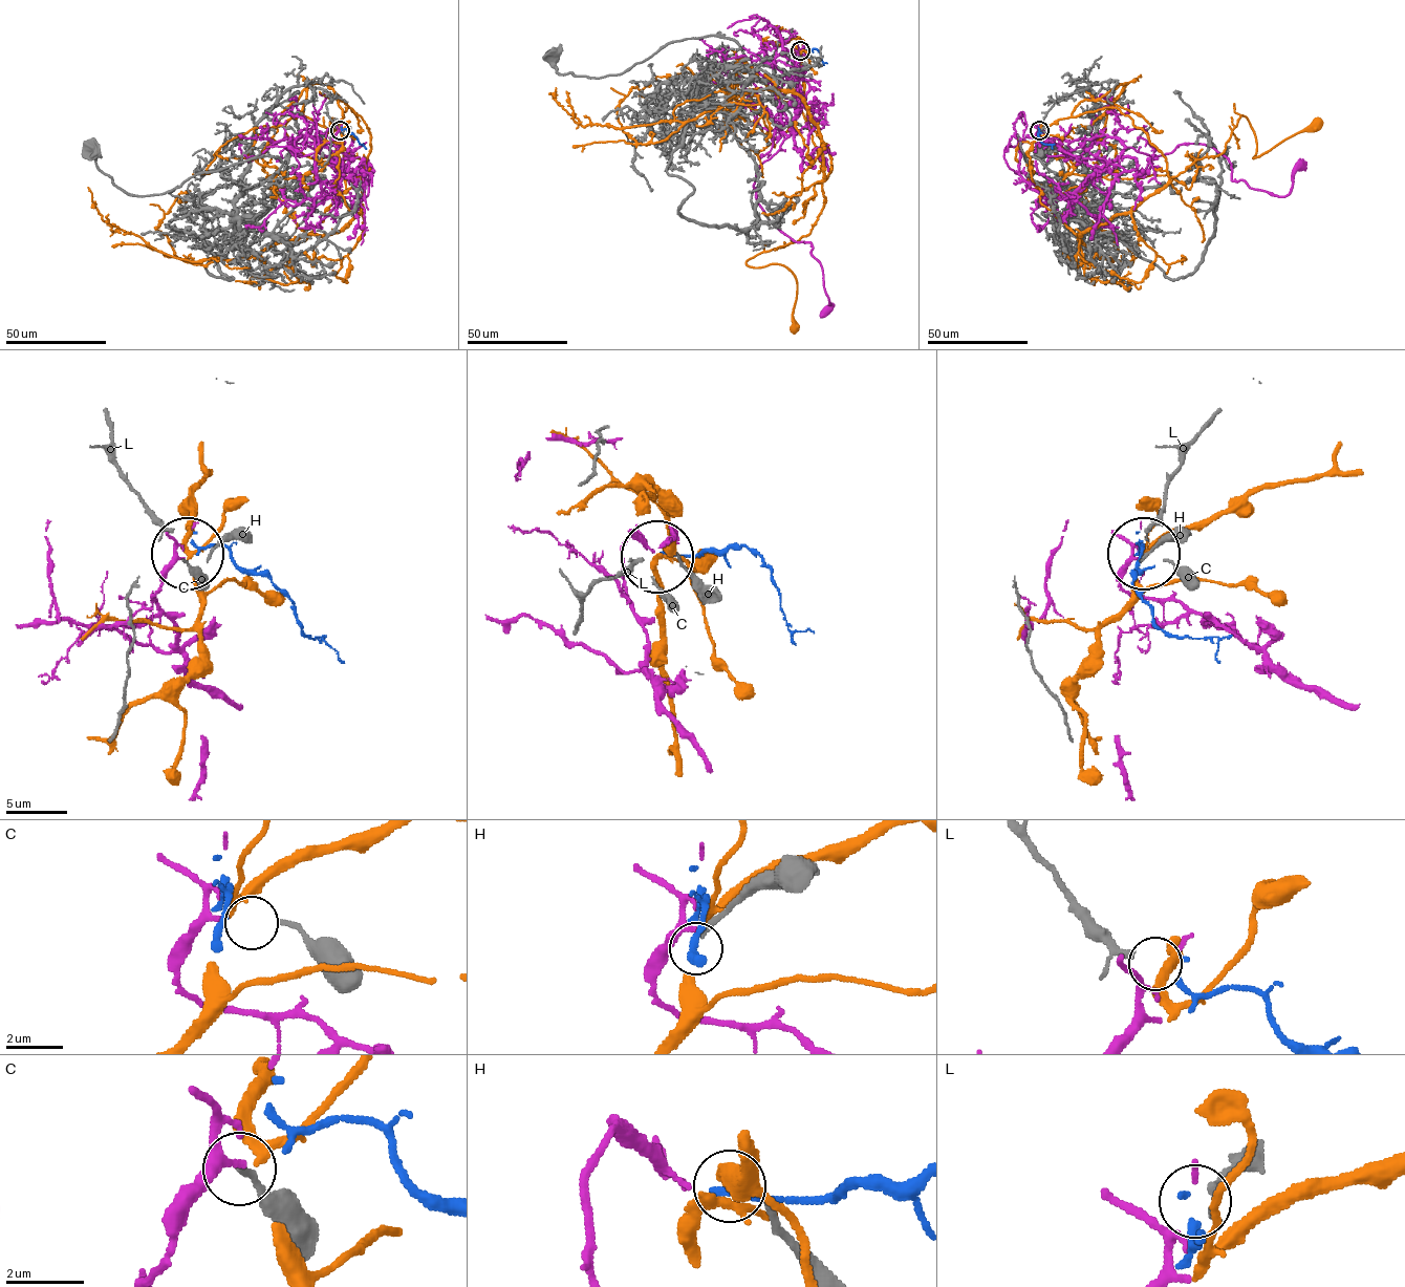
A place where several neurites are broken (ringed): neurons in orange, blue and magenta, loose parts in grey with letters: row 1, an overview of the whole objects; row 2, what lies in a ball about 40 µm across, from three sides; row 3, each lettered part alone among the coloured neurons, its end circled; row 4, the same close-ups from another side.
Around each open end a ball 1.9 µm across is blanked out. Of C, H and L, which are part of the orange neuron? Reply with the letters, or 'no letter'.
C

